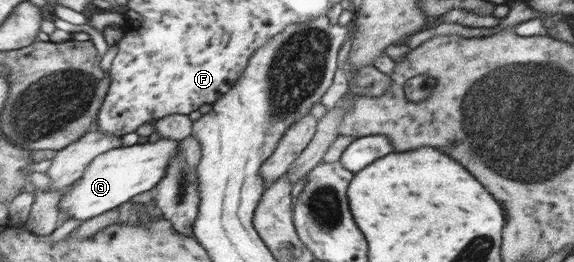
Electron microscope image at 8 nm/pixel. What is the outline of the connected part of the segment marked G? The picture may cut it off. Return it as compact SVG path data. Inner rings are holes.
M161 138L155 142L119 146L103 152L88 165L79 180L58 200L57 209L80 223L91 220L95 215L102 216L113 207L125 203L133 195L149 191L161 182L166 175L171 159L179 153L179 143L171 139Z

